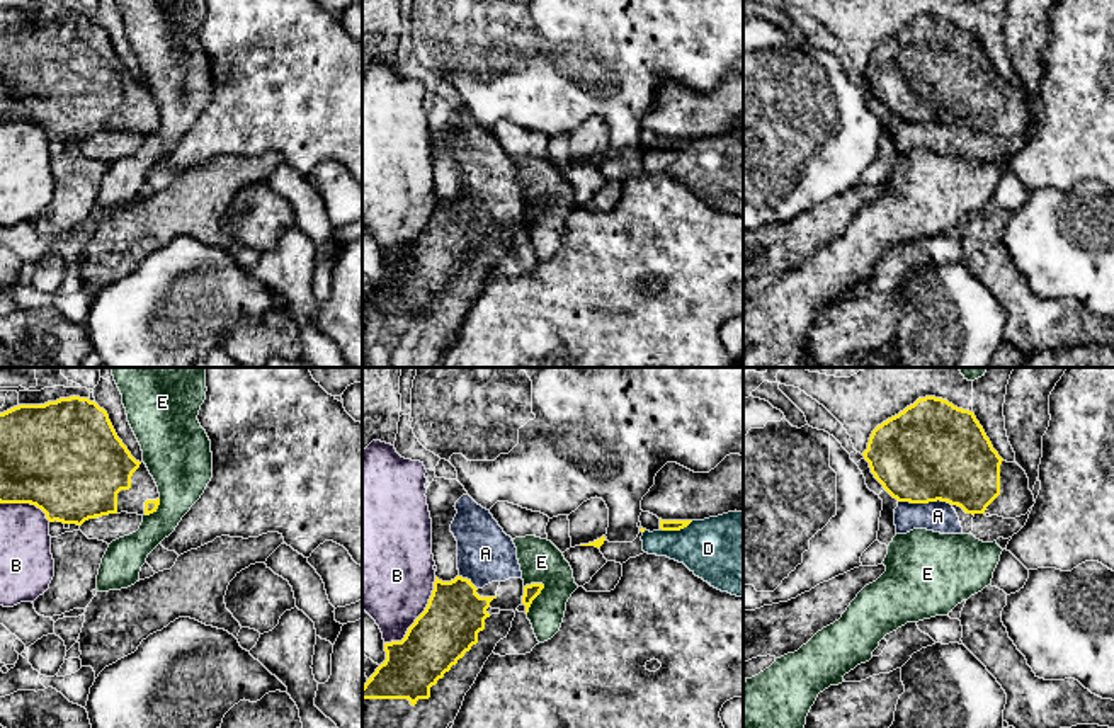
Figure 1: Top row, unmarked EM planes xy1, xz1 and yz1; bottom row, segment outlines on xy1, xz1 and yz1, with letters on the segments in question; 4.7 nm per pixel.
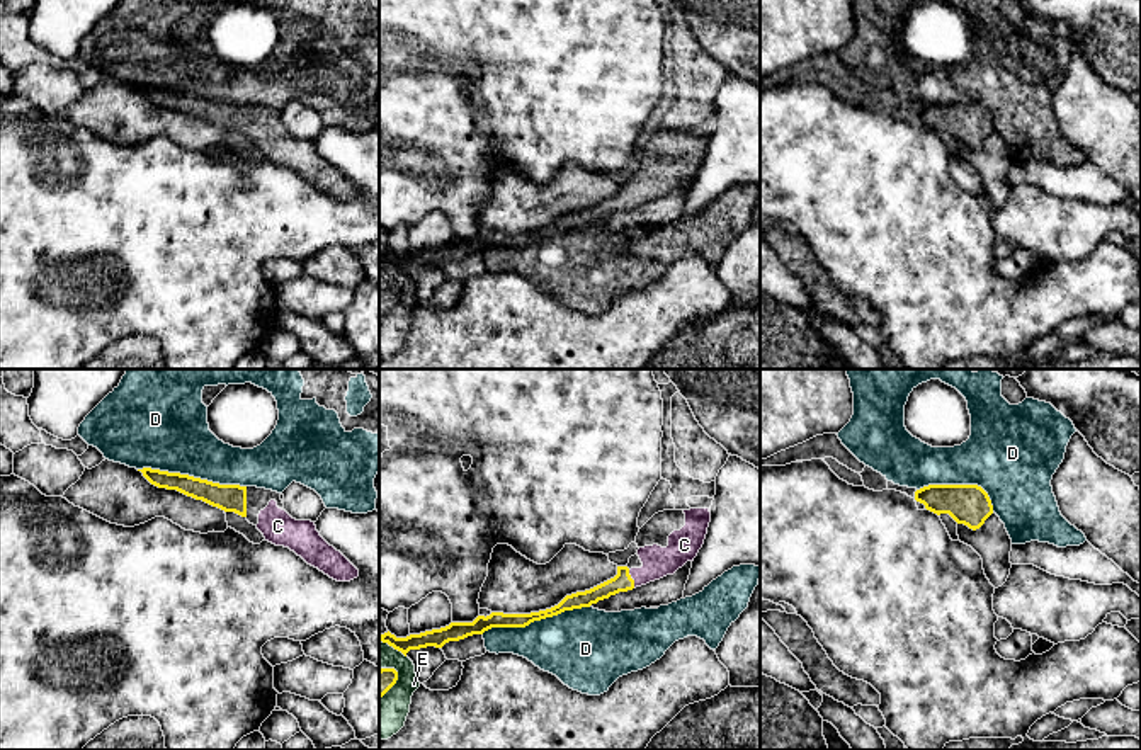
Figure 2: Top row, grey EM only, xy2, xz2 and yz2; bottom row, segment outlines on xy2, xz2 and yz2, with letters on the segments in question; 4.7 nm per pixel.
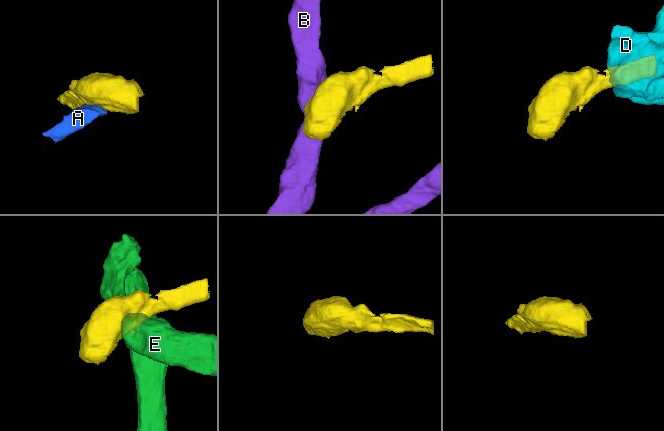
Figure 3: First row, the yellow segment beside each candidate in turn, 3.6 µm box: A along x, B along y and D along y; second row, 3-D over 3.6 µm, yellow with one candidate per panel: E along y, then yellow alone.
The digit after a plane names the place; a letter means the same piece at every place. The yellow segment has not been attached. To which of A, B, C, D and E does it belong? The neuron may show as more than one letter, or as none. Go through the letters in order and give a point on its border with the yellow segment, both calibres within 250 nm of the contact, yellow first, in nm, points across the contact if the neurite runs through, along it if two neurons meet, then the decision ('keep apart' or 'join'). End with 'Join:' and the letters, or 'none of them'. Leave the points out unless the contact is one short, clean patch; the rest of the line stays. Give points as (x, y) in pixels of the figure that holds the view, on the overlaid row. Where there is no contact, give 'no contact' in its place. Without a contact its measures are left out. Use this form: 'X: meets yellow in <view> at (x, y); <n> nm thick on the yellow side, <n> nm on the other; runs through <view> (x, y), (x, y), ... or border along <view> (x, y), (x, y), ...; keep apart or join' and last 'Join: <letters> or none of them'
A: meets yellow in yz1 at (926, 502); 460 nm thick on the yellow side, 140 nm on the other; border along yz1 (898, 500), (946, 500), (951, 506); keep apart
B: meets yellow in xz1 at (419, 616); 280 nm thick on the yellow side, 420 nm on the other; keep apart
C: meets yellow in xz2 at (631, 579); 90 nm thick on the yellow side, 150 nm on the other; join
D: meets yellow in xy2 at (193, 477); 130 nm thick on the yellow side, 380 nm on the other; keep apart
E: meets yellow in xz1 at (536, 596); 70 nm thick on the yellow side, 200 nm on the other; border along xz1 (541, 582), (543, 589), (526, 613); keep apart
Join: C

